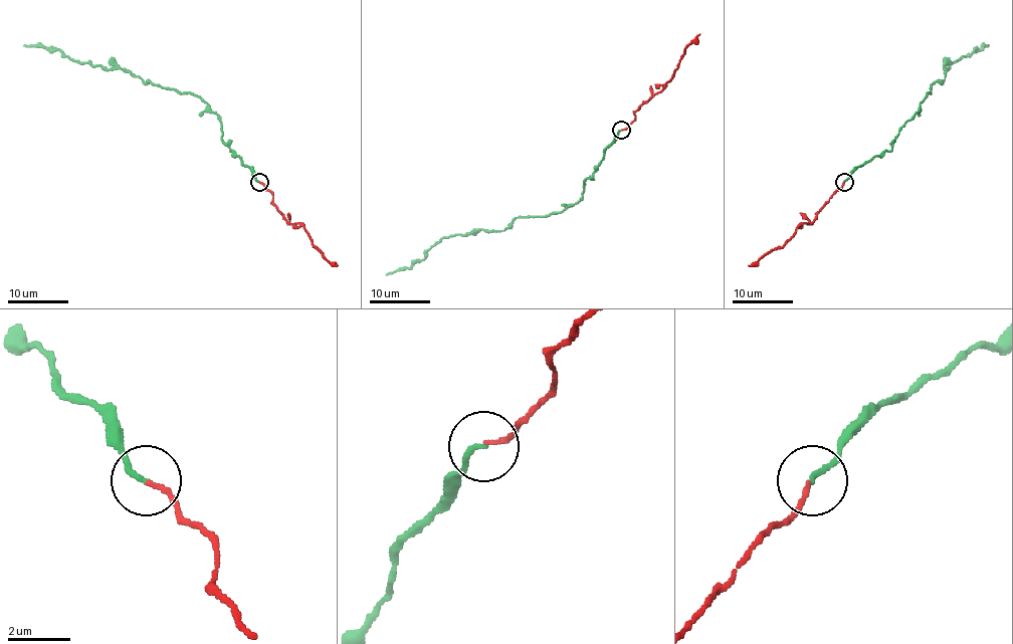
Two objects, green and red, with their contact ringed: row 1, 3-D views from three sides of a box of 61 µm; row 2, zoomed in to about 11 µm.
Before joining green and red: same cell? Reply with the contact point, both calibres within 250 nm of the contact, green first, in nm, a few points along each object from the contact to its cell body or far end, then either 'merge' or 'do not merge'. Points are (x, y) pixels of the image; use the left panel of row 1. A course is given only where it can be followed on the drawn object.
at (259, 182); 150 nm thick on the green side, 140 nm on the other; green runs (259, 182), (229, 149), (220, 119), (199, 96), (146, 83), (120, 68), (80, 63), (60, 49), (24, 45); red runs (259, 182), (273, 196), (271, 202), (276, 209), (289, 223), (300, 224), (322, 255), (337, 265); merge

